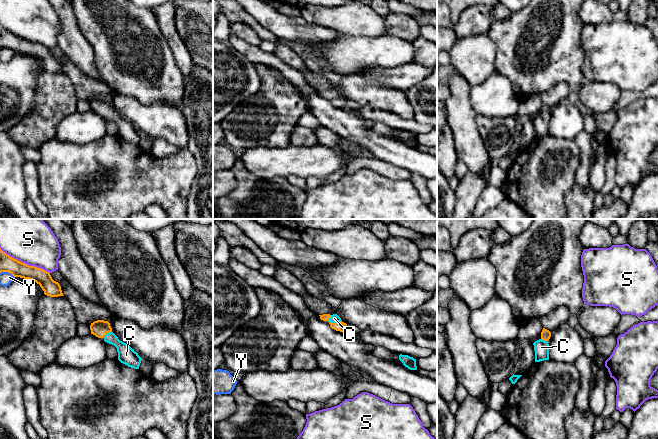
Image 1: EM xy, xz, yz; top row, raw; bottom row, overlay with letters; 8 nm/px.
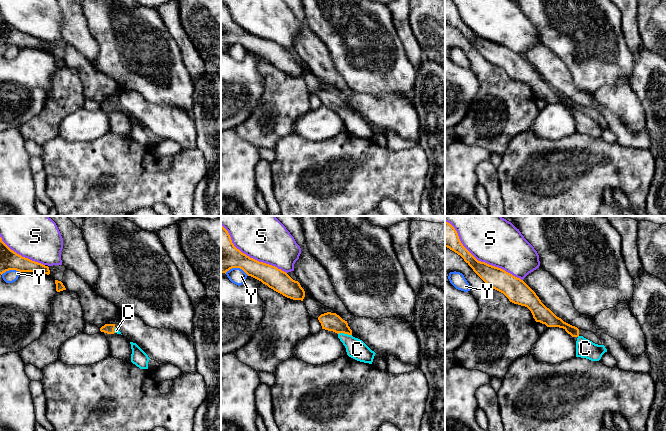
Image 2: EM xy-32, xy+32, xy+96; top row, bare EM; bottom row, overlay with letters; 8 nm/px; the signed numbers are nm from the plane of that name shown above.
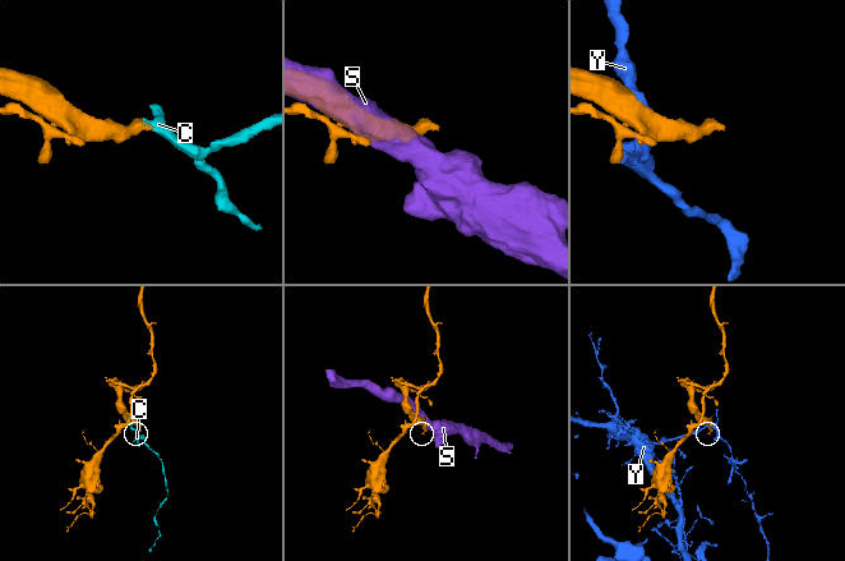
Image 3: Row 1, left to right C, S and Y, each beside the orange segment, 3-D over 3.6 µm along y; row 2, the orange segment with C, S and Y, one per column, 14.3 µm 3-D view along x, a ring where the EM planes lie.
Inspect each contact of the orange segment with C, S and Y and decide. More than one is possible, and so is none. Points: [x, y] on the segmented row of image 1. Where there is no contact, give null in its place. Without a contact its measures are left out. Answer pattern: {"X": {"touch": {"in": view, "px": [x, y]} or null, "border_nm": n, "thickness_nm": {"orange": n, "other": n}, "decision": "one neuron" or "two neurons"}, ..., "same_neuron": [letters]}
{"C": {"touch": {"in": "xz", "px": [334, 323]}, "border_nm": 110, "thickness_nm": {"orange": 80, "other": 70}, "decision": "one neuron"}, "S": {"touch": {"in": "xy", "px": [24, 263]}, "border_nm": 440, "thickness_nm": {"orange": 130, "other": 400}, "decision": "two neurons"}, "Y": {"touch": {"in": "xy", "px": [7, 271]}, "border_nm": 130, "thickness_nm": {"orange": 130, "other": 100}, "decision": "two neurons"}, "same_neuron": ["C"]}

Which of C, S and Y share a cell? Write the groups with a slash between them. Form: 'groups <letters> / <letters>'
groups C / S / Y

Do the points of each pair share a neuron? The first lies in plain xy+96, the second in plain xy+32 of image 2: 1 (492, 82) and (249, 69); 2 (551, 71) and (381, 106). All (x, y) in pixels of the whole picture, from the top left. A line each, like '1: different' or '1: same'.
1: different
2: different

